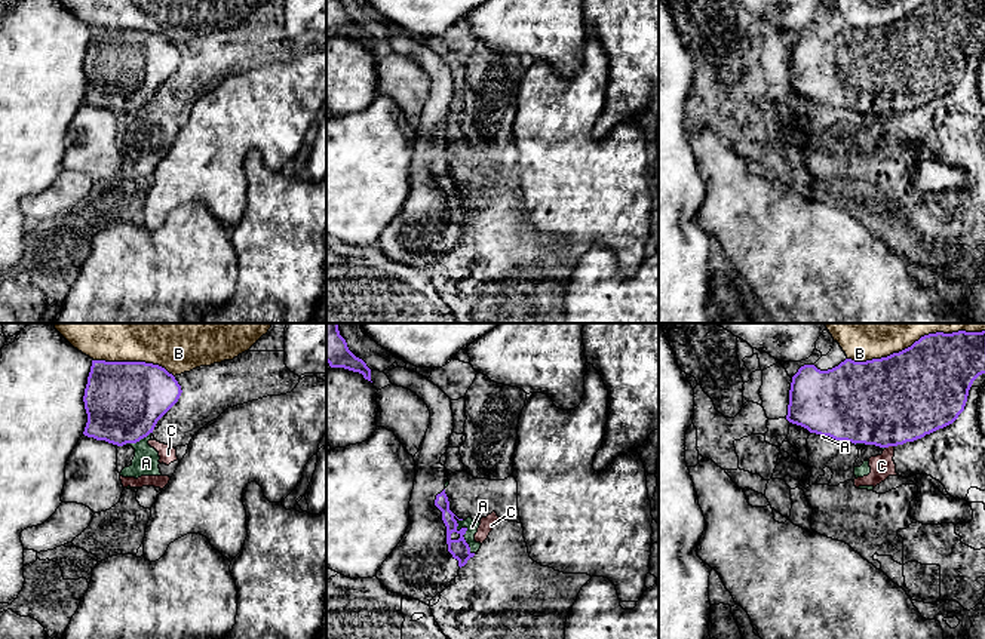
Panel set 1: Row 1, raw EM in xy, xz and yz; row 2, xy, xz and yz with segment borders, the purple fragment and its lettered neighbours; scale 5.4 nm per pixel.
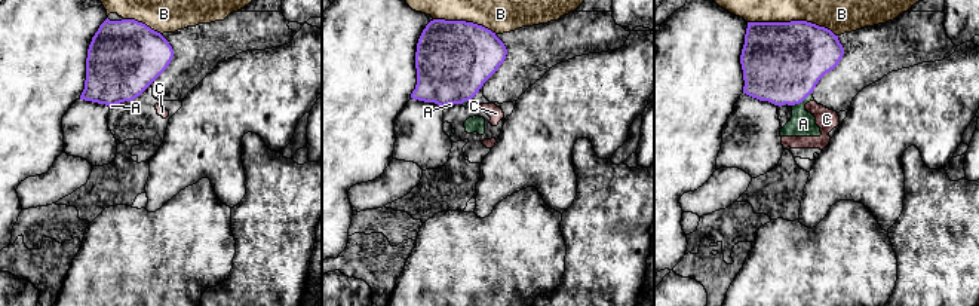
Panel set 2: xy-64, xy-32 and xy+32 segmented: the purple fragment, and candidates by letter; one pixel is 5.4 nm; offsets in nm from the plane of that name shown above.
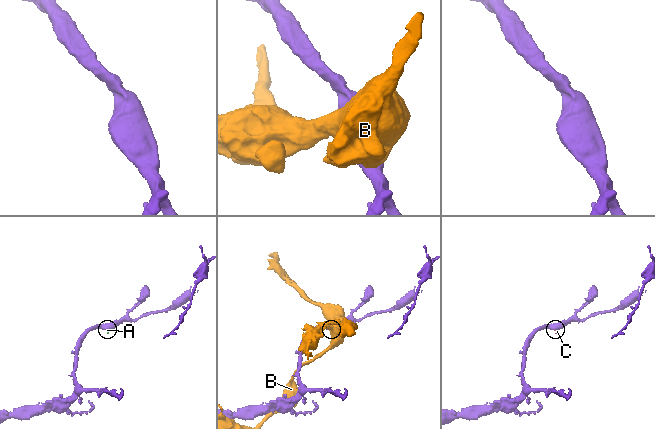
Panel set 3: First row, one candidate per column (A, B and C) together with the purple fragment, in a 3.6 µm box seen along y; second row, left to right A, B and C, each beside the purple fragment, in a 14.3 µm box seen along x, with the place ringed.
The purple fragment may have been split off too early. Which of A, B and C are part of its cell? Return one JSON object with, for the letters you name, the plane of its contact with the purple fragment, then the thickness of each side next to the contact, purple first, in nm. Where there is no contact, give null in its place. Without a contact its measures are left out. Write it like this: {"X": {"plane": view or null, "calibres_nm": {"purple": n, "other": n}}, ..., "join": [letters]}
{"join": []}

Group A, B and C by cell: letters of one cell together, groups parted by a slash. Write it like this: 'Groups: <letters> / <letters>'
Groups: A C / B

